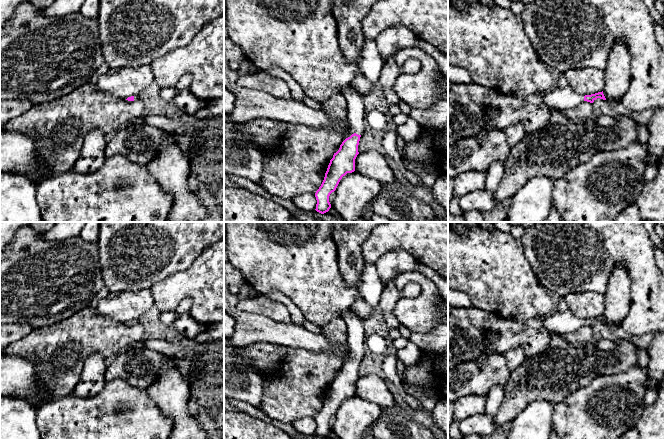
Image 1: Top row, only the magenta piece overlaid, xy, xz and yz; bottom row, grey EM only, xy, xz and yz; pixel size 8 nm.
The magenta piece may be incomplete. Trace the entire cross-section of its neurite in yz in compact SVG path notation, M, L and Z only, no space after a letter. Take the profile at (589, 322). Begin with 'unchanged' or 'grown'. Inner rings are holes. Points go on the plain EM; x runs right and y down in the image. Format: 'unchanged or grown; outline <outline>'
grown; outline M569 310L564 312L554 311L542 319L544 327L549 333L554 332L560 335L573 332L583 325L593 327L597 322L606 324L603 315L591 319L581 319L572 314Z

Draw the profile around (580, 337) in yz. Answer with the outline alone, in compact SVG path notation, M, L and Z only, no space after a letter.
M583 325L579 329L562 335L562 338L574 346L585 346L593 341L593 329L590 326Z

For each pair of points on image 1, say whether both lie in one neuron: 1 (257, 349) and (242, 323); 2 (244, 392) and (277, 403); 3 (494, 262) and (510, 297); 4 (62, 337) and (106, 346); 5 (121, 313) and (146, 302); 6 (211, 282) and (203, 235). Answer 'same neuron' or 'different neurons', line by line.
1: different neurons
2: different neurons
3: same neuron
4: same neuron
5: same neuron
6: different neurons

